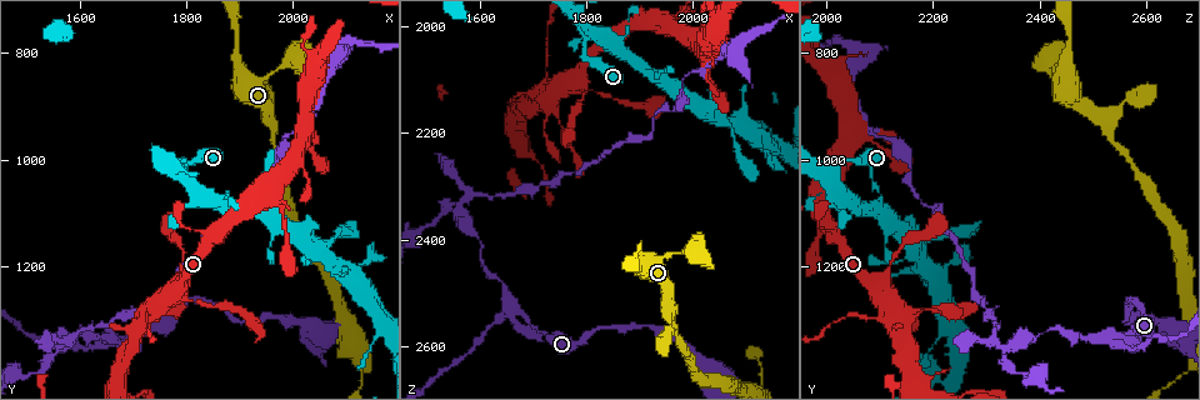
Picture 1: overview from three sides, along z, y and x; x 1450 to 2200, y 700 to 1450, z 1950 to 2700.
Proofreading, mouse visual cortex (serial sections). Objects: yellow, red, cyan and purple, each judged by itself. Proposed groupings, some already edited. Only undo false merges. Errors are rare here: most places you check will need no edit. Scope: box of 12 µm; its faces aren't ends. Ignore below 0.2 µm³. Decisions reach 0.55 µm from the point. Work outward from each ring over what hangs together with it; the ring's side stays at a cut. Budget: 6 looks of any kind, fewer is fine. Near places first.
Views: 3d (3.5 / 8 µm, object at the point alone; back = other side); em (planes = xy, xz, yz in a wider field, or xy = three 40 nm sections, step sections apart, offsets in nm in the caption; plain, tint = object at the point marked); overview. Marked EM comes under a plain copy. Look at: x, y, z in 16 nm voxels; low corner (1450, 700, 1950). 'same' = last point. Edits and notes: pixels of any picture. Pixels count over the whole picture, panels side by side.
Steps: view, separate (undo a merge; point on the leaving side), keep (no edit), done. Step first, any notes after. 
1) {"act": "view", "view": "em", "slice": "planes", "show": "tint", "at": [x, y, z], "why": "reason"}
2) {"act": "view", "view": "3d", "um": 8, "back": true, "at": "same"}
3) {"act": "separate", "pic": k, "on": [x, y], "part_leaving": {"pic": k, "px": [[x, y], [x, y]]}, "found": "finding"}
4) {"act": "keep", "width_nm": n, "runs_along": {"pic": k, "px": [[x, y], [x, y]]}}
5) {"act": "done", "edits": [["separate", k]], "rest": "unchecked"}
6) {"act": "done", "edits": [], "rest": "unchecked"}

{"act": "view", "view": "3d", "um": 3.5, "at": [1735, 1295, 2105], "why": "branch point"}

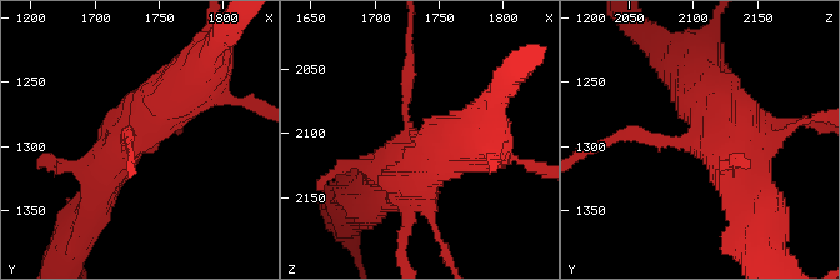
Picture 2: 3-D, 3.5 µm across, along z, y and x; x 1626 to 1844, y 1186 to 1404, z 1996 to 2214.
{"act": "view", "view": "em", "slice": "xy", "step": 3, "show": "tint", "at": [1730, 1296, 2108]}

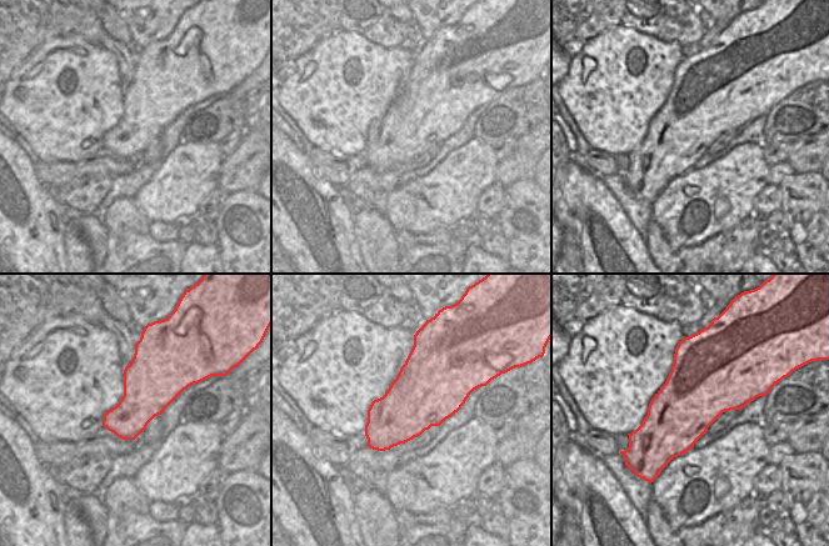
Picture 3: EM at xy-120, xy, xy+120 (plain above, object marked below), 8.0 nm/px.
{"act": "keep", "runs_along": {"pic": 2, "px": [[203, 68], [123, 140], [99, 190]]}, "found": "continuous, no second cell"}

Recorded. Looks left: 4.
{"act": "view", "view": "3d", "um": 3.5, "at": [1660, 1330, 2535], "why": "sudden change in width"}

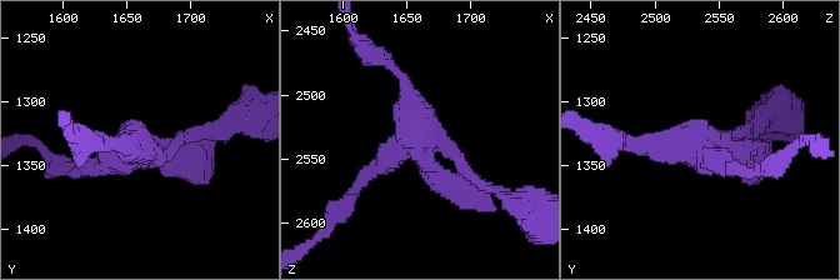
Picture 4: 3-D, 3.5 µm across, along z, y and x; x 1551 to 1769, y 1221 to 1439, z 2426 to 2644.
{"act": "view", "view": "em", "slice": "xy", "step": 2, "show": "tint", "at": [1654, 1336, 2534], "arms": 3, "arm_widths_nm": [150, 200, 350]}

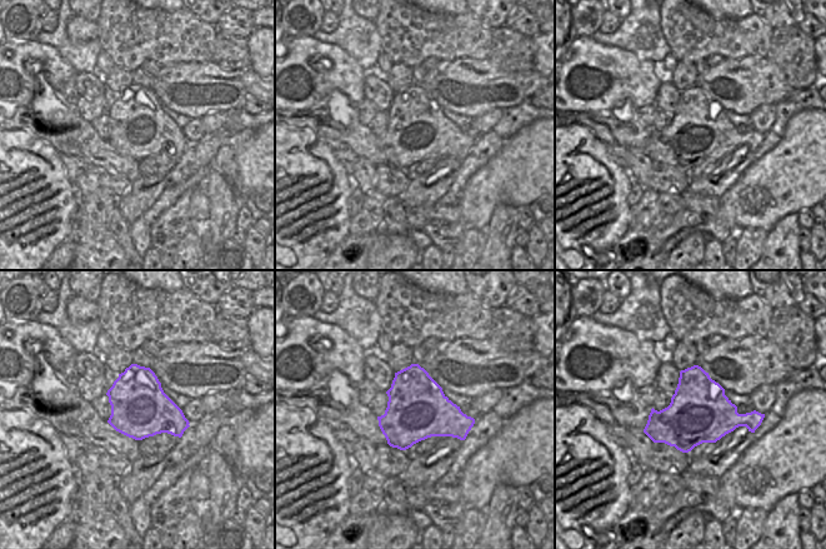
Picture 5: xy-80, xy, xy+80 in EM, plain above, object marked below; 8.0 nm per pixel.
{"act": "keep", "runs_along": {"pic": 4, "px": [[468, 193], [425, 164], [406, 84], [383, 61]]}, "found": "all the same cell"}

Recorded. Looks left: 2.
{"act": "view", "view": "3d", "um": 3.5, "back": true, "at": [1790, 1005, 2055], "why": "sharp bend"}

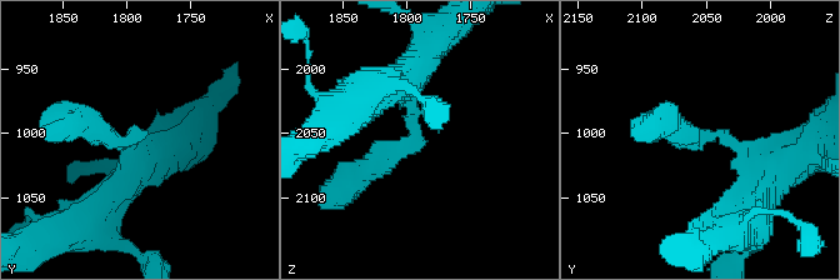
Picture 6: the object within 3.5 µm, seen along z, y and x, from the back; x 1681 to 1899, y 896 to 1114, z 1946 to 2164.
{"act": "view", "view": "em", "slice": "xy", "step": 2, "show": "tint", "at": [1792, 1000, 2056]}

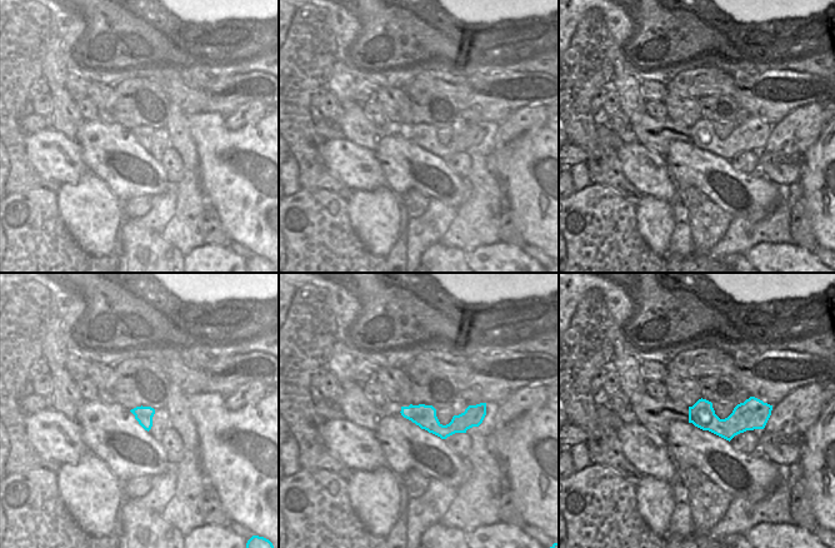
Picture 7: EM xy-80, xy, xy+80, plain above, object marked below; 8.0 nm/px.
{"act": "keep", "width_nm": 180, "runs_along": {"pic": 7, "px": [[483, 405], [451, 428], [404, 412]]}, "found": "one cell here"}

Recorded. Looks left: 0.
{"act": "done", "edits": [], "rest": "unchecked"}

